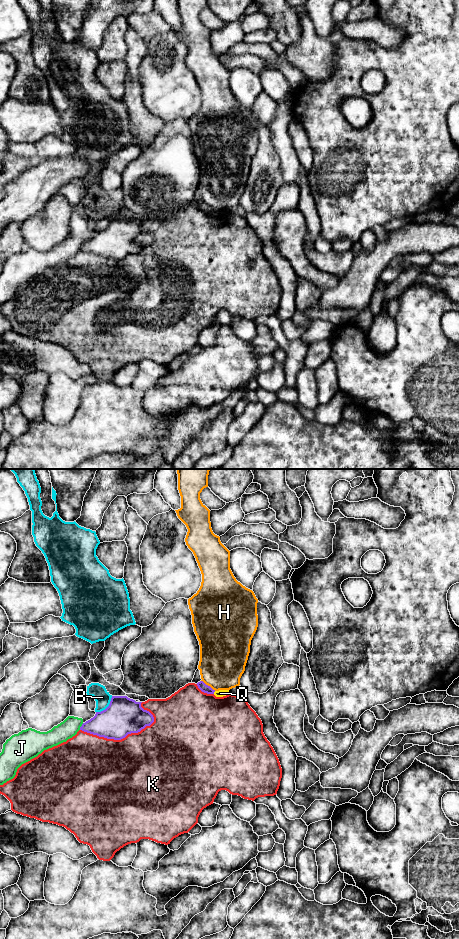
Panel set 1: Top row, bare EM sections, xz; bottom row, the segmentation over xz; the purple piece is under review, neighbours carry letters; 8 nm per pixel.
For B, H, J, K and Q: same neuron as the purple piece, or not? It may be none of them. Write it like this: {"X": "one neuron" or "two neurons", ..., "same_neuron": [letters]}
{"B": "two neurons", "H": "two neurons", "J": "two neurons", "K": "two neurons", "Q": "two neurons", "same_neuron": []}

